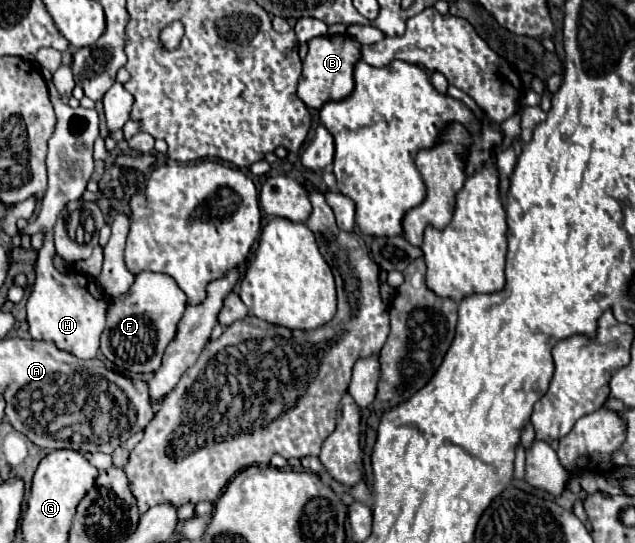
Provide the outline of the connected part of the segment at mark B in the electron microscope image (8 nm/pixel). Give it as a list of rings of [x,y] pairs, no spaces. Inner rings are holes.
[[[323,35],[311,39],[297,87],[299,99],[313,109],[321,109],[327,101],[345,99],[353,91],[353,65],[359,59],[359,43],[349,35]]]

